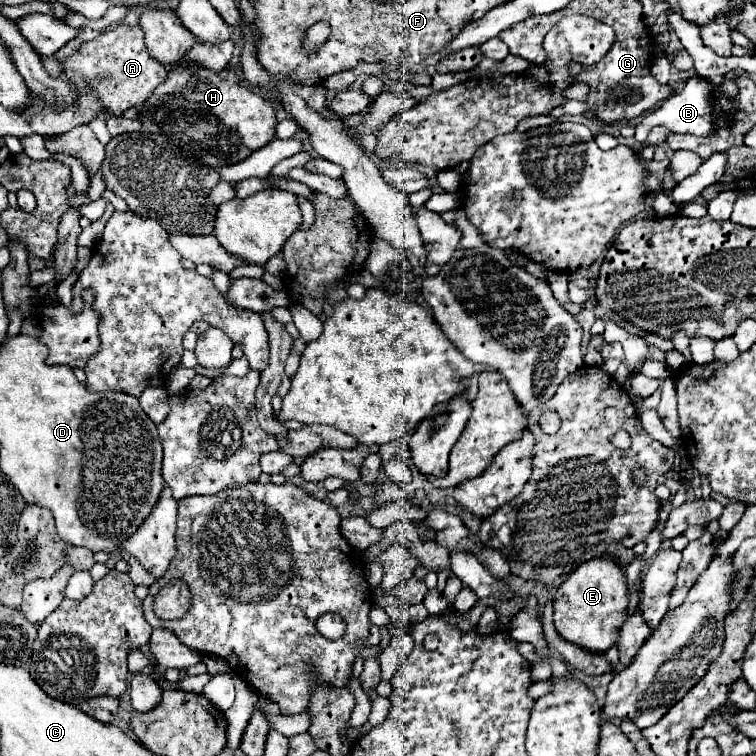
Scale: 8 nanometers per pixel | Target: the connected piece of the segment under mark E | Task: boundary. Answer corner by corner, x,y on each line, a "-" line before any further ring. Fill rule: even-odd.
602,554
582,562
568,578
556,588
554,594
554,626
558,634
592,652
606,652
616,642
616,630
628,610
628,584
624,566
614,562
612,556

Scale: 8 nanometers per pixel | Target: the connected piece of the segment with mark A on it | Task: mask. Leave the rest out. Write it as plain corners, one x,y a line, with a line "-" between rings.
126,24
106,30
96,40
82,44
78,52
64,58
64,72
78,88
84,88
86,82
92,80
100,92
102,104
114,116
122,116
126,108
142,104
154,92
154,88
166,80
168,74
166,66
148,54
144,30
140,26

